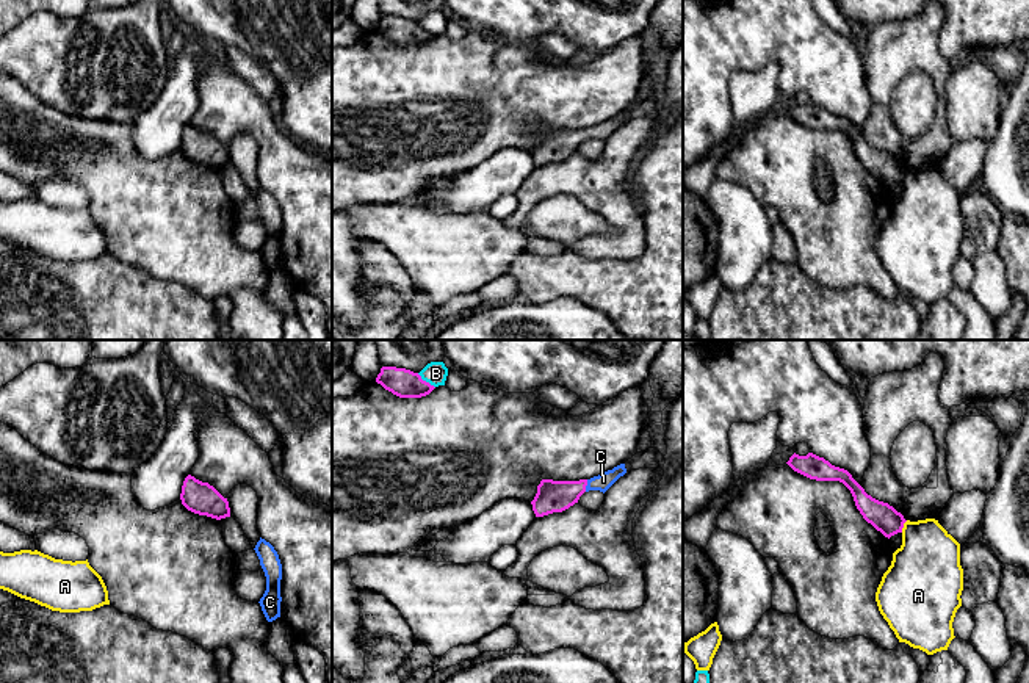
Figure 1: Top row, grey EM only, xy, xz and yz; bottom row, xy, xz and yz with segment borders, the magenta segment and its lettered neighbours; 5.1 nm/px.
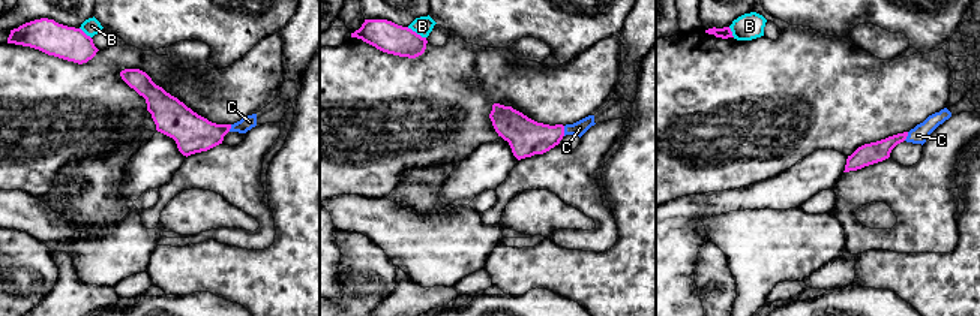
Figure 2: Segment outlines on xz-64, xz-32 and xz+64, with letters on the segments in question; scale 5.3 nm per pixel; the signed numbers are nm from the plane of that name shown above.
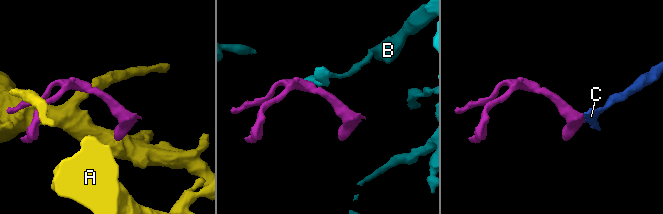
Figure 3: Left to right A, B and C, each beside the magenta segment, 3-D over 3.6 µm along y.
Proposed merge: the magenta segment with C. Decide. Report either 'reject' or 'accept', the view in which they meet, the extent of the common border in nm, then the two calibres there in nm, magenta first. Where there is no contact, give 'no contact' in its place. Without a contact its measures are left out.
accept; contact in xz; length 70 nm; calibres 160 and 90 nm

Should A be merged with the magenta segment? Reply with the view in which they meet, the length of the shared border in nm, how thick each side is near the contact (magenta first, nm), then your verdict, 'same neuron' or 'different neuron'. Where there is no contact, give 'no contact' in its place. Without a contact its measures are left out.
yz | 70 nm | 140/360 nm | different neuron

